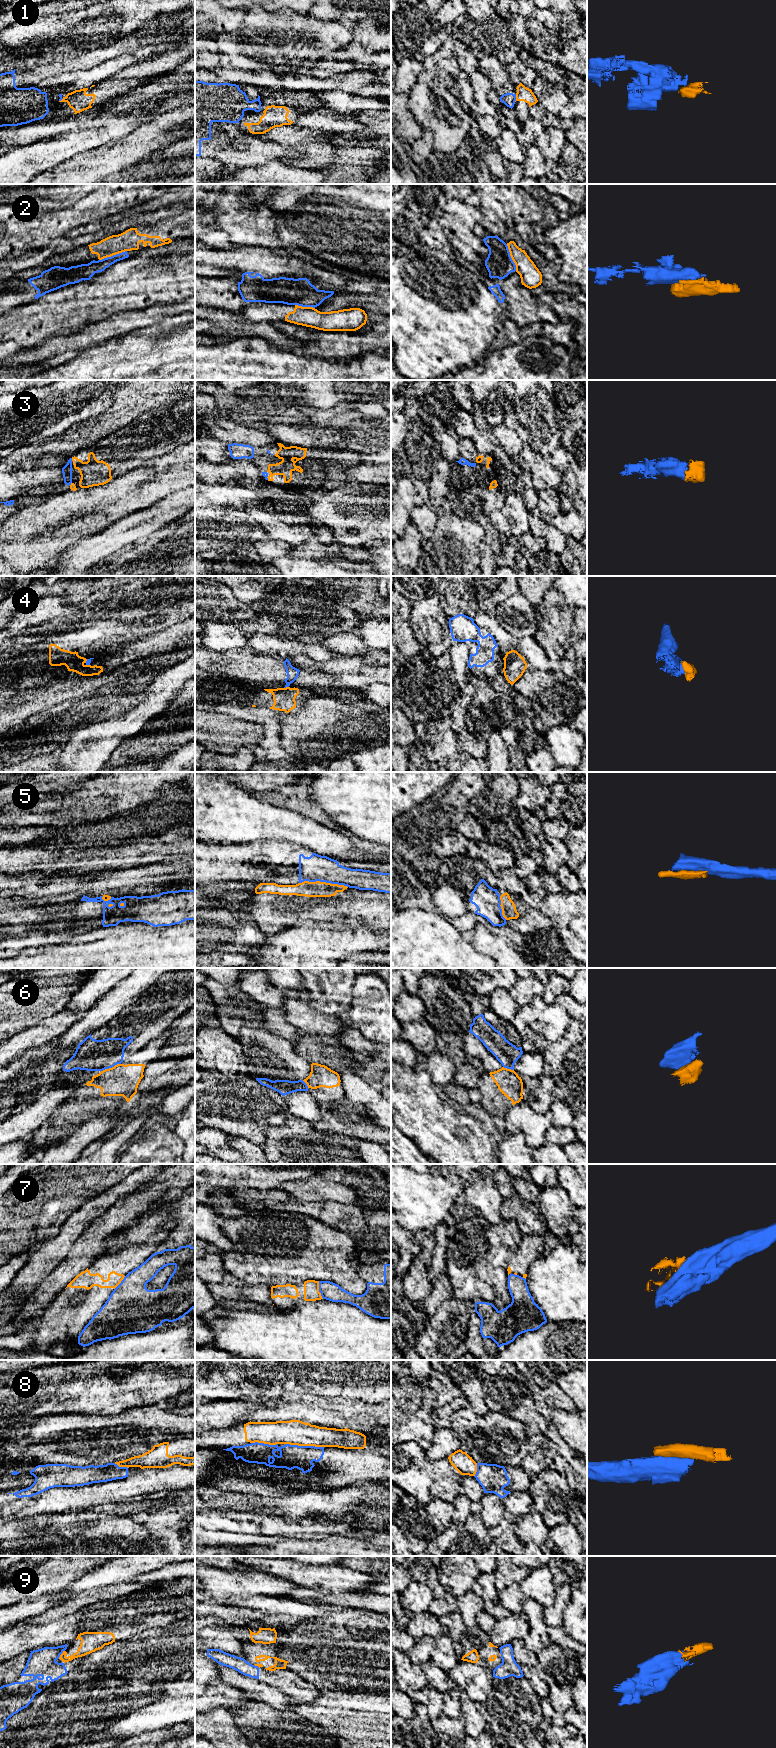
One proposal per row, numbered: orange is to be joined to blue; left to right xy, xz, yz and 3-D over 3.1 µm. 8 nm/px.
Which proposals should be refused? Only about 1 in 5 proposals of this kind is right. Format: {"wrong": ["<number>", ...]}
{"wrong": ["1", "2", "4", "5", "6", "7", "8", "9"]}

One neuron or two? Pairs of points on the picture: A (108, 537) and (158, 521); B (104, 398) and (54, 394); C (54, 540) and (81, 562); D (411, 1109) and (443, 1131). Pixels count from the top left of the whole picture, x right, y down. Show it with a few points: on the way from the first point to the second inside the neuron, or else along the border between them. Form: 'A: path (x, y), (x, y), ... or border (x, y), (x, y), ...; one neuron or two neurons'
A: path (120, 534), (133, 529), (141, 523), (146, 523); one neuron
B: path (92, 393), (66, 394); one neuron
C: border (74, 543), (67, 547), (51, 563); two neurons
D: path (419, 1109), (435, 1125); one neuron

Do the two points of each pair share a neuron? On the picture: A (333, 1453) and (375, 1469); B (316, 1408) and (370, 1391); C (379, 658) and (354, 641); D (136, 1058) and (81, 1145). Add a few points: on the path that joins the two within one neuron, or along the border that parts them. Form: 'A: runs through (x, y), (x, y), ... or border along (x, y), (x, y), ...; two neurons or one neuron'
A: runs through (343, 1463), (345, 1465), (365, 1465); one neuron
B: border along (320, 1396), (326, 1399), (350, 1399), (366, 1403); two neurons
C: runs through (373, 654), (369, 650), (363, 650), (360, 647); one neuron
D: border along (115, 1110), (109, 1113), (93, 1115), (80, 1125); two neurons

